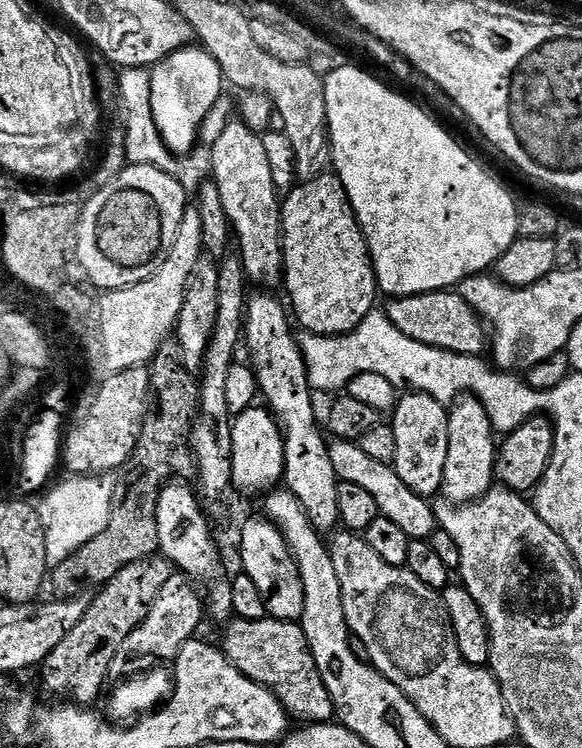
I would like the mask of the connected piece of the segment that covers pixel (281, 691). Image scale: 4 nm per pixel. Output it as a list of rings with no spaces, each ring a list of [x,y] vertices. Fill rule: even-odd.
[[[236,618],[228,626],[224,632],[224,644],[222,643],[222,651],[228,661],[246,678],[268,689],[283,708],[286,707],[288,700],[286,688],[290,684],[300,686],[300,682],[310,682],[320,677],[318,666],[314,662],[314,654],[299,623],[271,618],[262,620]]]

